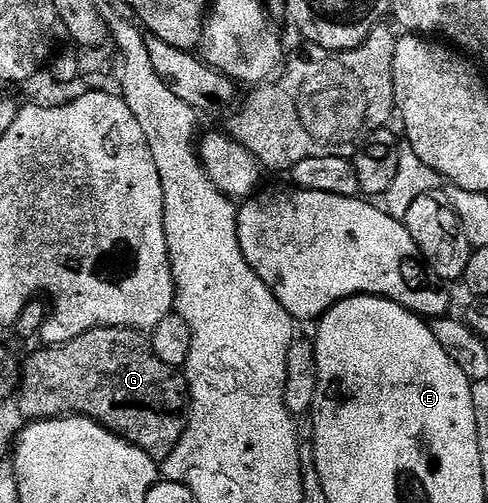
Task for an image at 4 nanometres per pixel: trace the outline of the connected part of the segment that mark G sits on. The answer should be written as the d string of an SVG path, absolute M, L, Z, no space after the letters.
M94 328L64 344L43 346L40 352L33 353L27 361L24 359L21 364L21 383L17 393L17 403L24 421L36 422L57 420L65 416L85 416L89 420L98 422L101 427L108 428L110 432L114 432L122 440L127 440L133 446L145 450L145 454L149 454L155 461L162 462L173 454L173 450L179 445L181 438L185 434L191 411L191 391L187 389L186 375L173 366L165 366L165 362L161 362L161 358L157 358L150 339L142 331L134 328Z

